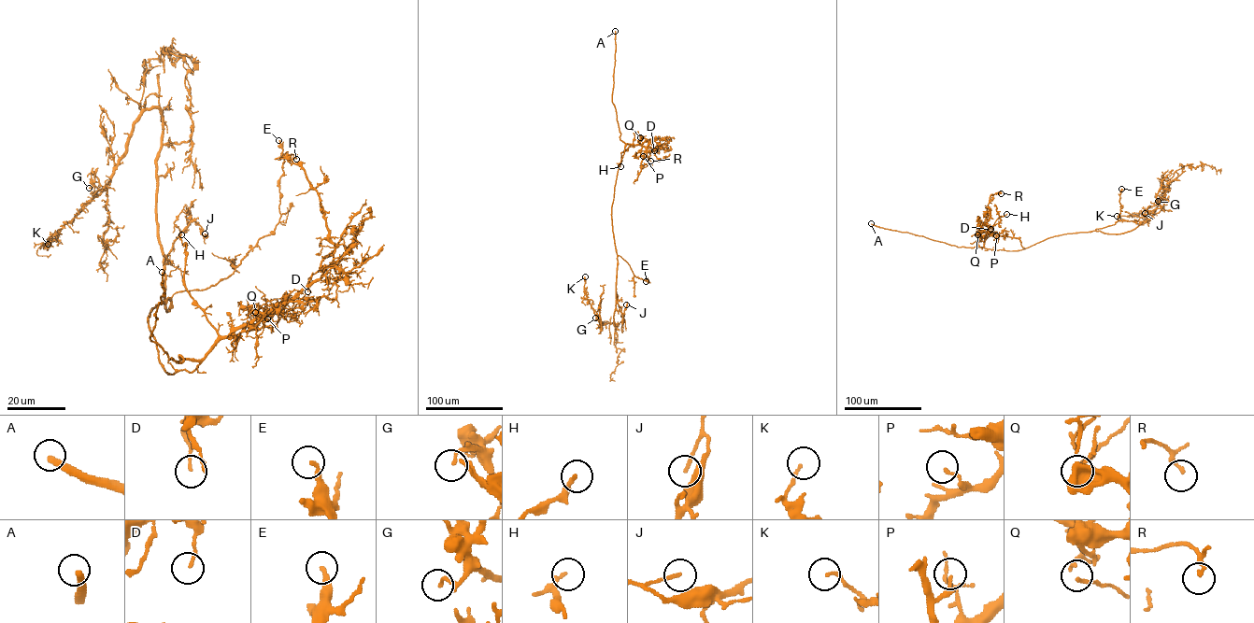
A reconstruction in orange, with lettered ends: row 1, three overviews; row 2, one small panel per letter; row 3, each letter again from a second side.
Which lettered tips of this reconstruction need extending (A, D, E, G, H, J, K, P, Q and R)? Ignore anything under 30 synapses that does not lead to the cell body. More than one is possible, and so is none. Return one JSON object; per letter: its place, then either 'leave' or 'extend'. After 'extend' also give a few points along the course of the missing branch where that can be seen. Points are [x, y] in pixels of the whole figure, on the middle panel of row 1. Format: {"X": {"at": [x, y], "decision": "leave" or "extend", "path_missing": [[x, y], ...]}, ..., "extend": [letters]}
{"A": {"at": [615, 31], "decision": "extend"}, "D": {"at": [654, 150], "decision": "leave"}, "E": {"at": [646, 281], "decision": "leave"}, "G": {"at": [595, 318], "decision": "leave"}, "H": {"at": [620, 166], "decision": "leave"}, "J": {"at": [626, 304], "decision": "leave"}, "K": {"at": [585, 276], "decision": "leave"}, "P": {"at": [643, 156], "decision": "leave"}, "Q": {"at": [640, 137], "decision": "leave"}, "R": {"at": [650, 161], "decision": "leave"}, "extend": ["A"]}

